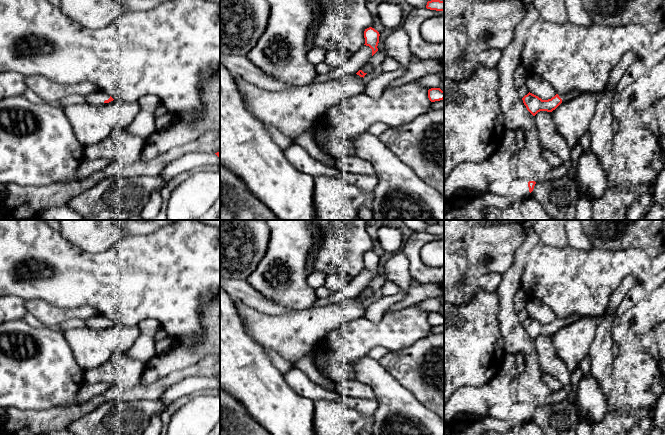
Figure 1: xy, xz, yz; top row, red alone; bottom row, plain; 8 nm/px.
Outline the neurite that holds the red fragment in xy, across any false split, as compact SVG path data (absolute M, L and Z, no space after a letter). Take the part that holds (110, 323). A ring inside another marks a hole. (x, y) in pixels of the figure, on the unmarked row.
M97 315L94 317L91 317L86 320L86 325L92 329L102 329L103 327L109 327L113 325L114 323L107 317L103 315Z

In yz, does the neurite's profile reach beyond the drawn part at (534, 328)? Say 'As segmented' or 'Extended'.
Extended

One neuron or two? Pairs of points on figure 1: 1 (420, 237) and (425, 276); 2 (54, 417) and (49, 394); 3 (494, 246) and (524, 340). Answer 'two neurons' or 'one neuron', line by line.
1: one neuron
2: two neurons
3: two neurons

